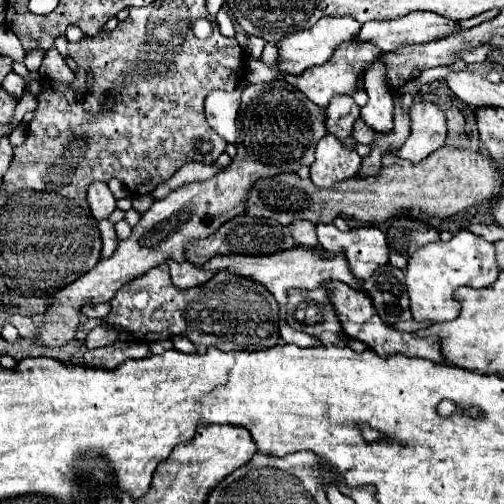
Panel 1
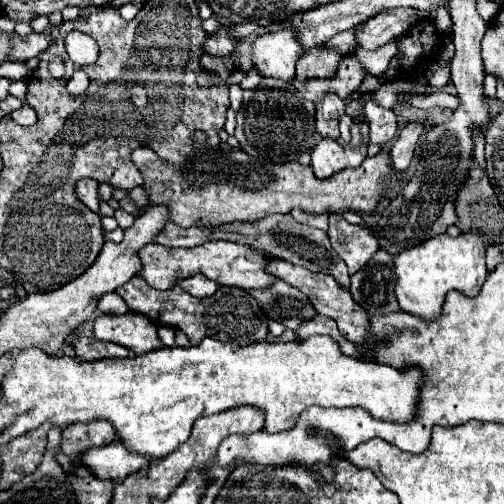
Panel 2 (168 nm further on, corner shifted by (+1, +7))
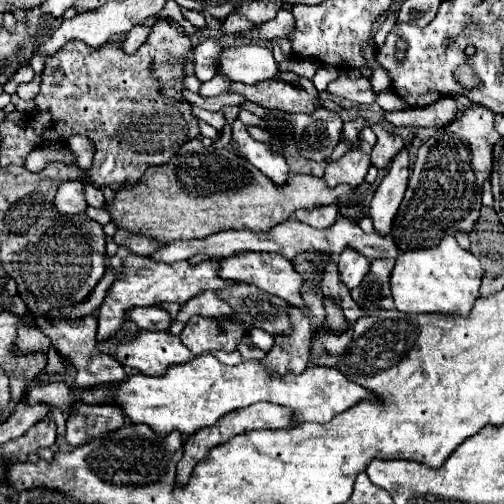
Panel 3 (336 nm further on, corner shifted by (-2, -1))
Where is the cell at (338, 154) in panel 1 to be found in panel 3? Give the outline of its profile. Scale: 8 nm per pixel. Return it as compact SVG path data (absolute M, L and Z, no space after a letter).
M366 126L360 132L360 146L348 150L340 160L328 162L326 170L324 170L324 182L326 186L334 188L338 184L352 184L352 186L360 186L364 182L364 176L370 168L370 150L376 142L374 132Z

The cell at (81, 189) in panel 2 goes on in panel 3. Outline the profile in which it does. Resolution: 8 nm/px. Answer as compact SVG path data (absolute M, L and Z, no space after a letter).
M66 182L60 184L56 192L56 210L60 214L82 214L88 208L86 196L84 196L84 184L82 182Z

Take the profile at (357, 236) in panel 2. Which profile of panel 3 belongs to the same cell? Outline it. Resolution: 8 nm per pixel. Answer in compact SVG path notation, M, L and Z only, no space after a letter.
M346 248L338 256L338 268L342 274L342 282L348 288L356 288L362 282L362 278L368 274L370 260L366 256L362 256L360 252L356 252L354 248Z

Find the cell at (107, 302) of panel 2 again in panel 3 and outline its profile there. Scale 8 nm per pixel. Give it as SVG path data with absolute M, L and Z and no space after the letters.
M150 306L150 308L130 308L128 320L136 322L142 330L168 330L170 328L170 316L162 306Z

